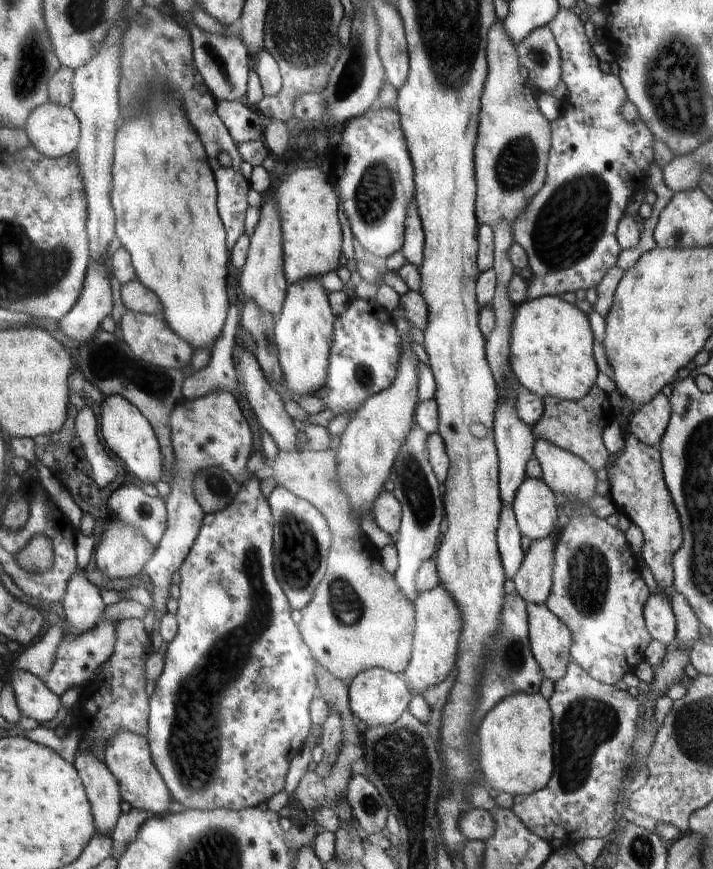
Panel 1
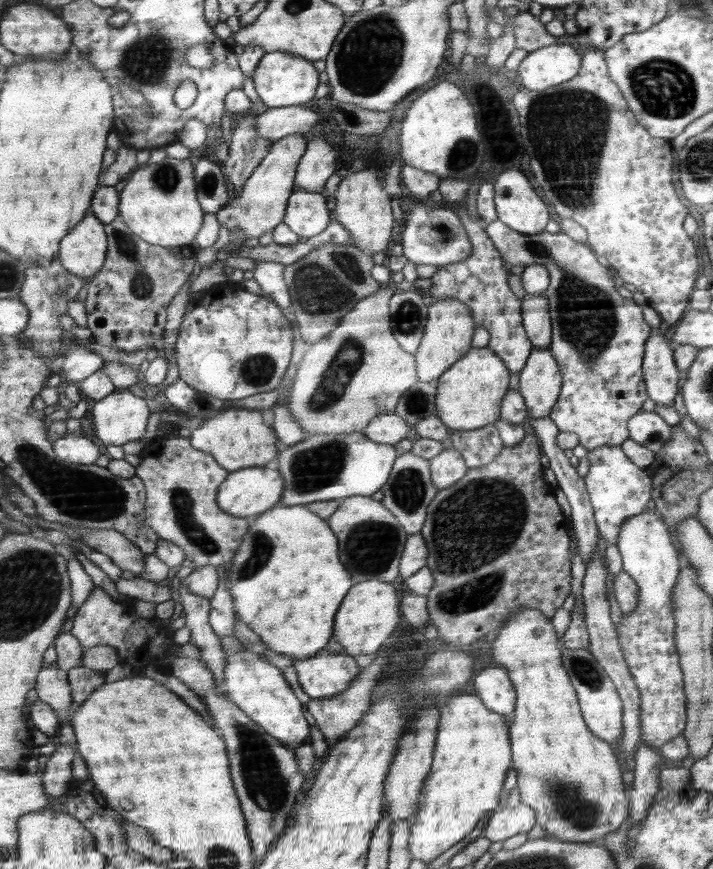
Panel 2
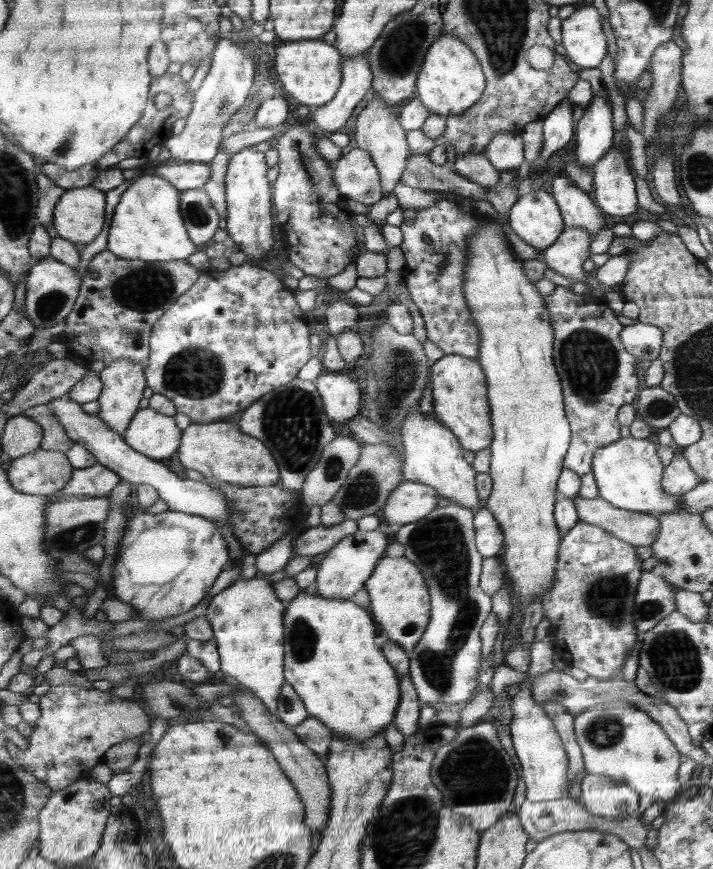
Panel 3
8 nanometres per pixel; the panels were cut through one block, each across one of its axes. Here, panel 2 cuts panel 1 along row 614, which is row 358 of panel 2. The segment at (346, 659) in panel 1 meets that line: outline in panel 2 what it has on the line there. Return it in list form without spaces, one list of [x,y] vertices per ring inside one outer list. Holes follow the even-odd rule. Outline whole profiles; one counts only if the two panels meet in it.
[[[390,284],[359,300],[331,334],[306,347],[287,405],[308,436],[362,432],[376,416],[394,413],[402,394],[416,384],[415,357],[398,344],[390,328],[389,302],[396,291]]]

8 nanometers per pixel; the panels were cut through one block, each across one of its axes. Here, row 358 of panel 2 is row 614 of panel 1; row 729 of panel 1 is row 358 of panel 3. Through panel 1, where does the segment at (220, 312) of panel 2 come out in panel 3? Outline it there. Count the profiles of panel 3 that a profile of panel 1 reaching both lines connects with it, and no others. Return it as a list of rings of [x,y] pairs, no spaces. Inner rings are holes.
[[[248,262],[243,265],[231,266],[229,269],[220,271],[212,268],[204,271],[198,283],[181,296],[176,304],[172,305],[166,315],[156,323],[154,334],[151,340],[151,359],[146,363],[146,373],[148,376],[149,386],[156,393],[169,396],[174,400],[174,404],[178,406],[179,412],[188,415],[193,422],[214,422],[226,416],[232,416],[240,410],[248,410],[248,406],[252,406],[258,399],[263,398],[266,392],[275,390],[276,387],[282,387],[283,384],[291,383],[296,379],[300,368],[310,360],[312,356],[312,346],[310,346],[310,330],[304,322],[304,314],[300,312],[296,300],[294,300],[293,290],[284,288],[284,284],[272,274],[272,271],[262,270],[258,266],[252,266]]]

